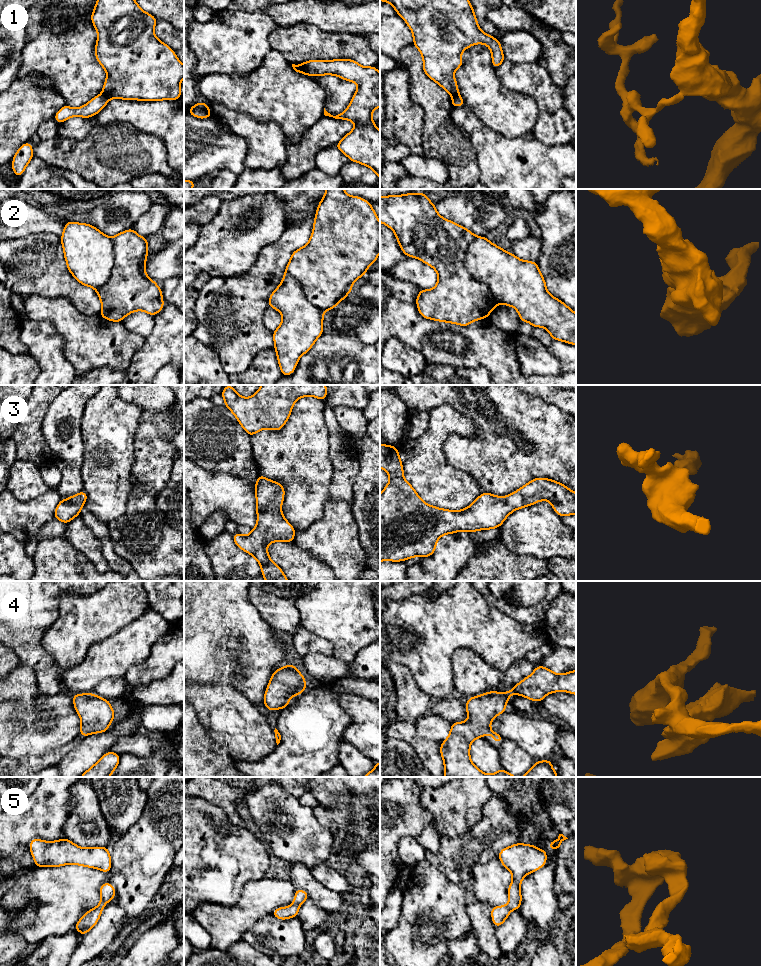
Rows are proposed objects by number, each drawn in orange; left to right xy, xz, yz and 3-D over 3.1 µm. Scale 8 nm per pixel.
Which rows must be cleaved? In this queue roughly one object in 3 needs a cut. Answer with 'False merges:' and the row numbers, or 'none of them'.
False merges: 1

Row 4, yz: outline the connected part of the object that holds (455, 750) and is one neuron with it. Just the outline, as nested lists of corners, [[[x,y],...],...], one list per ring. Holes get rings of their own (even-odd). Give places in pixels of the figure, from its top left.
[[[536,666],[530,676],[525,677],[521,682],[517,683],[509,692],[489,691],[479,696],[470,697],[465,703],[468,720],[466,722],[452,723],[449,735],[440,746],[440,754],[444,761],[444,777],[517,777],[502,768],[494,774],[483,773],[470,759],[470,745],[475,739],[487,734],[490,734],[495,742],[502,743],[502,736],[492,731],[490,724],[497,715],[506,712],[506,703],[512,694],[539,702],[547,694],[560,691],[576,695],[576,670],[564,674],[556,674],[544,666]]]

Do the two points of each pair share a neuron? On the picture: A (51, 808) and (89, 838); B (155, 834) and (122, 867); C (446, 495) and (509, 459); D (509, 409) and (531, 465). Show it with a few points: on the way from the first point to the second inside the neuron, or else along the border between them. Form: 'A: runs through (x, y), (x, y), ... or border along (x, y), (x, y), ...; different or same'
A: border along (71, 797), (68, 803), (63, 837); different
B: runs through (147, 842), (130, 859); same
C: border along (454, 467), (467, 471), (483, 491); different
D: runs through (518, 423), (539, 444), (537, 451); same

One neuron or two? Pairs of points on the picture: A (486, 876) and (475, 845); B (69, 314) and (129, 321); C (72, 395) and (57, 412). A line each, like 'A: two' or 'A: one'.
A: two
B: two
C: one

